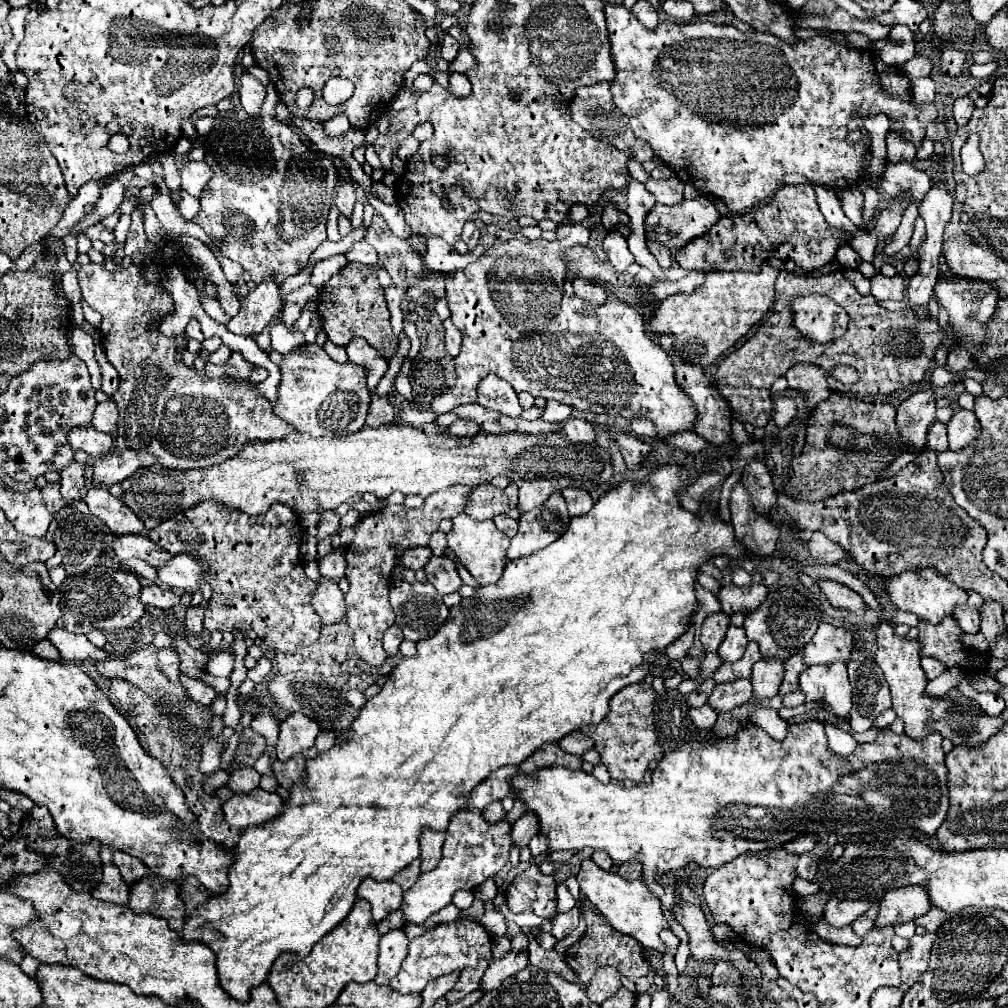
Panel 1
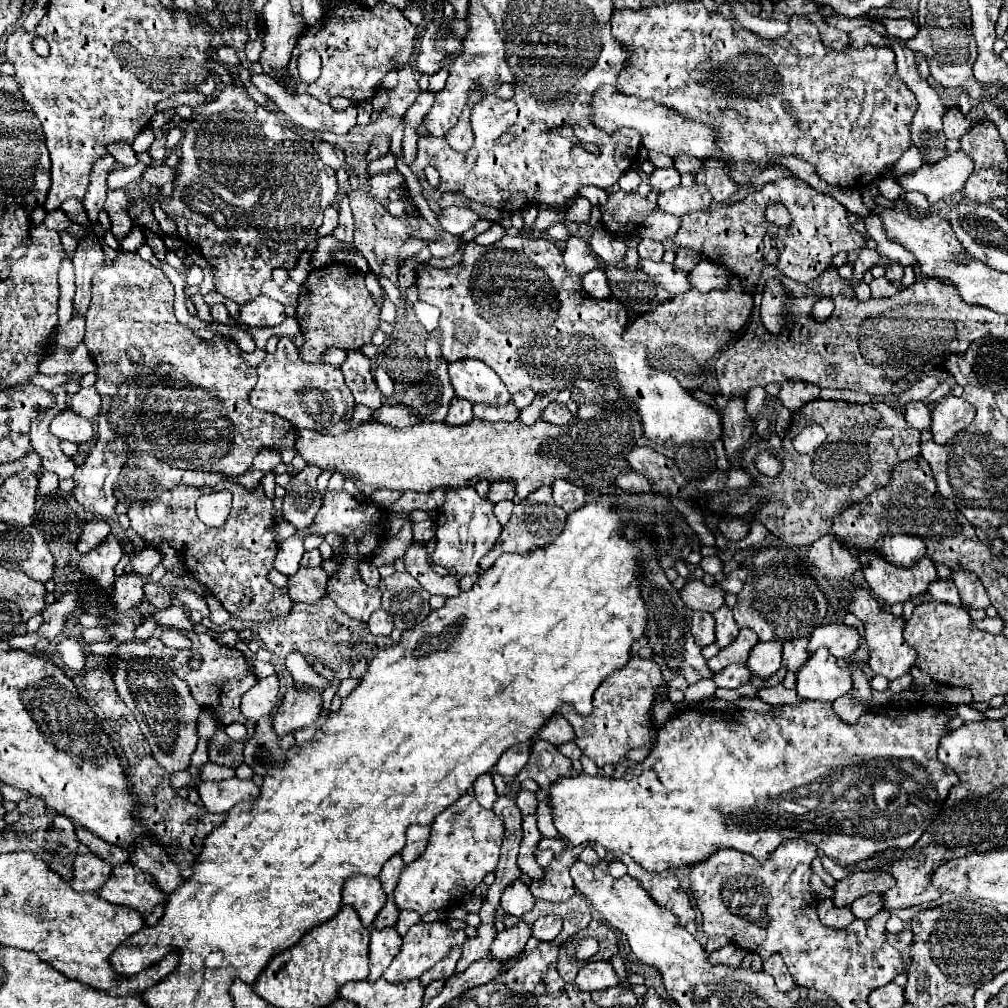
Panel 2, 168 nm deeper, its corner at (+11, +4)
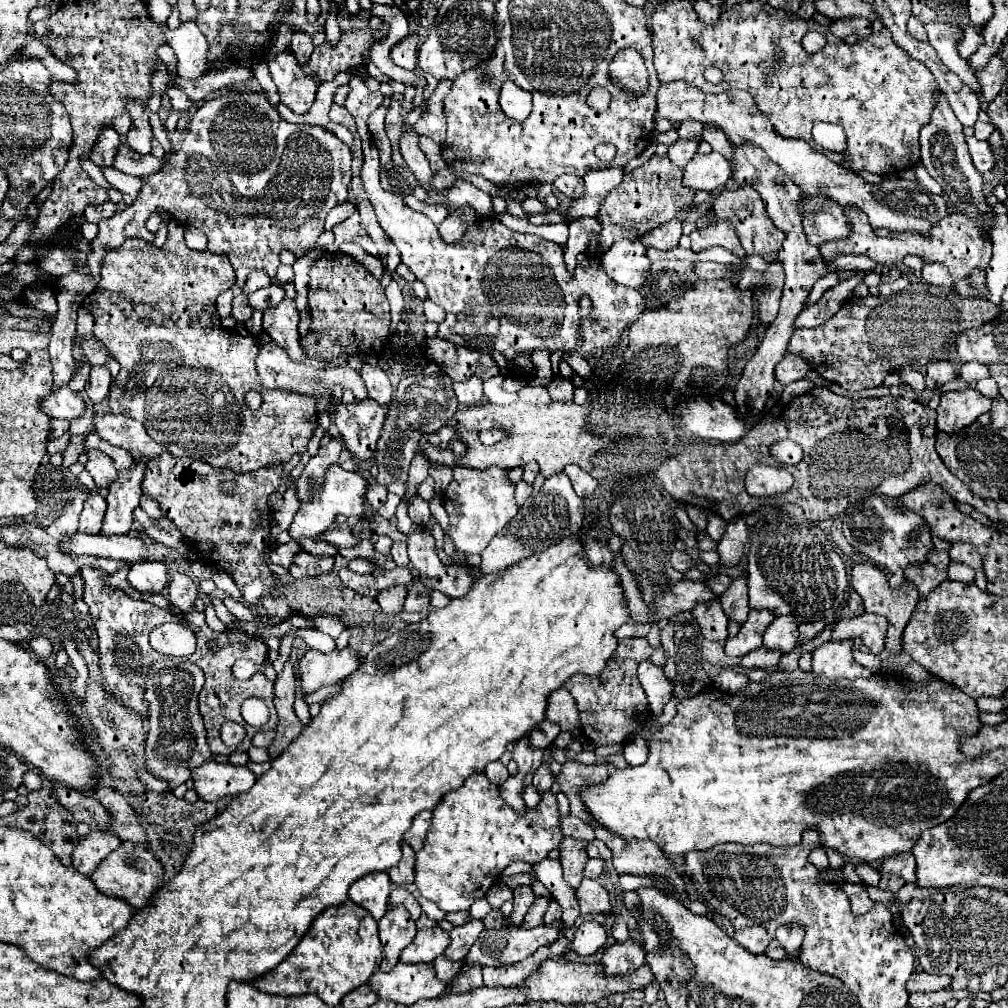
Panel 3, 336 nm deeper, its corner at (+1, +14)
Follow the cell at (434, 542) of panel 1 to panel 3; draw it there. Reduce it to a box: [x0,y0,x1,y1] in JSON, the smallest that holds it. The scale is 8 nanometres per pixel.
[409,496,429,526]

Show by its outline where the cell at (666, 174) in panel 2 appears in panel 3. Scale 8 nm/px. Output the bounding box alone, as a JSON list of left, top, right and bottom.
[667,140,699,168]

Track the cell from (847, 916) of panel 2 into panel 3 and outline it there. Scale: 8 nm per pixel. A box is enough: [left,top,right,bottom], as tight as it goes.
[843,884,873,914]

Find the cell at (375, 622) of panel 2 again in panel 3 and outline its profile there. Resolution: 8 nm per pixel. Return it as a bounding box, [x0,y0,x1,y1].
[377,586,407,614]

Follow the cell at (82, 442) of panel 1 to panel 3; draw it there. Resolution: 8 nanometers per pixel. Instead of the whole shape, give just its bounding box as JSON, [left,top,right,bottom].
[41,386,85,420]

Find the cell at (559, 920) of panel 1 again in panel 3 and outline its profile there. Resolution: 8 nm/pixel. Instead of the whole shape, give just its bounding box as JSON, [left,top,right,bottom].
[543,900,563,924]

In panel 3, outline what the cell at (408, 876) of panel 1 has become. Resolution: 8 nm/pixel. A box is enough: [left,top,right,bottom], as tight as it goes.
[389,842,415,886]

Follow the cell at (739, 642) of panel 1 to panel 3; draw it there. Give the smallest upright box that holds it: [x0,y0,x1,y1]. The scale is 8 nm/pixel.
[719,578,749,624]

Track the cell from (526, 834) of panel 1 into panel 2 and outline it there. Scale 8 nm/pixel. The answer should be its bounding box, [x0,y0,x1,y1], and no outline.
[517,790,537,816]

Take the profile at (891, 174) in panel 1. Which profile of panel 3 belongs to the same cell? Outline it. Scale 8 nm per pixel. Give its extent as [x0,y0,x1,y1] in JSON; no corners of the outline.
[967,138,997,174]

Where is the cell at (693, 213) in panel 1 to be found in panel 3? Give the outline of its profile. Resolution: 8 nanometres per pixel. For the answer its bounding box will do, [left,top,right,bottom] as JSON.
[683,152,731,192]

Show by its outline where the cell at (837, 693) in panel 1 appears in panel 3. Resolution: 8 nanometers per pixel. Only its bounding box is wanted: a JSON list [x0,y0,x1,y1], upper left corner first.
[813,642,875,680]

